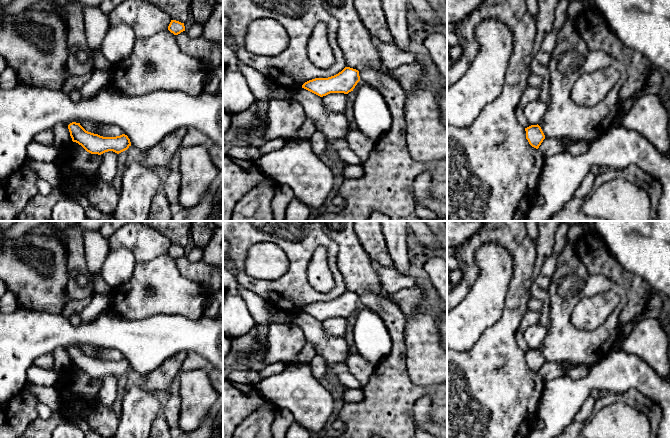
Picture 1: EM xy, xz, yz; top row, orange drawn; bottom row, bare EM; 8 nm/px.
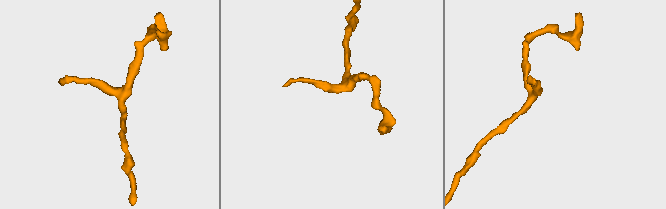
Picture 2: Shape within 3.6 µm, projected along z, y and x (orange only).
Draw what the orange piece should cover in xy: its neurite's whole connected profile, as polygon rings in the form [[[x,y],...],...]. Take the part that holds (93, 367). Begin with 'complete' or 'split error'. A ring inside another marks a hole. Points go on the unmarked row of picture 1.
complete; [[[76,346],[70,347],[68,353],[72,365],[81,369],[91,378],[101,379],[108,375],[119,378],[131,370],[130,363],[125,358],[116,361],[103,361],[86,355],[80,347]]]

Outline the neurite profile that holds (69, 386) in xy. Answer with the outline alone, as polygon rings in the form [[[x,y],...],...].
[[[70,369],[60,373],[60,377],[53,387],[61,397],[62,411],[64,412],[63,405],[74,398],[81,400],[87,405],[97,405],[101,384],[101,380],[98,378],[91,378],[86,374],[77,376]]]

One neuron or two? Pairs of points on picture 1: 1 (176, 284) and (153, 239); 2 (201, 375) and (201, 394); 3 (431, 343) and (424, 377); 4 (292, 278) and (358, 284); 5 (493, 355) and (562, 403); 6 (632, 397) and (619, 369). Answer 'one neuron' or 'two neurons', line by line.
1: two neurons
2: one neuron
3: one neuron
4: two neurons
5: two neurons
6: two neurons

